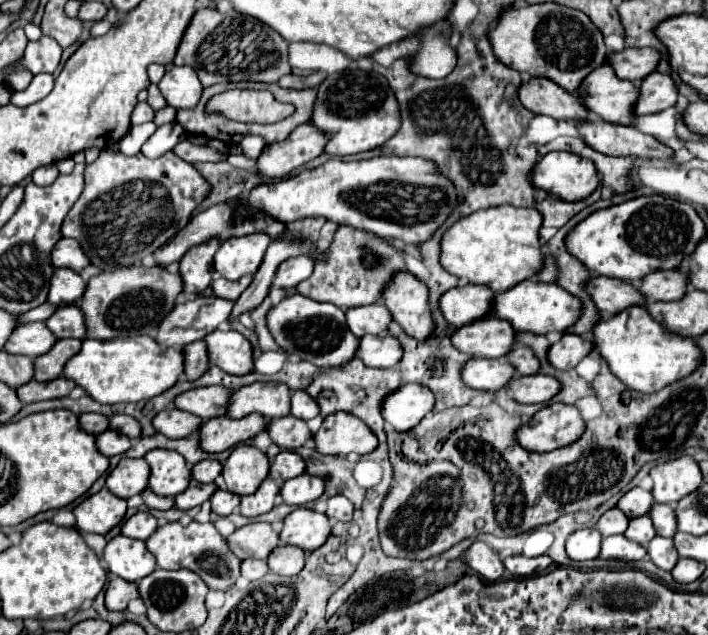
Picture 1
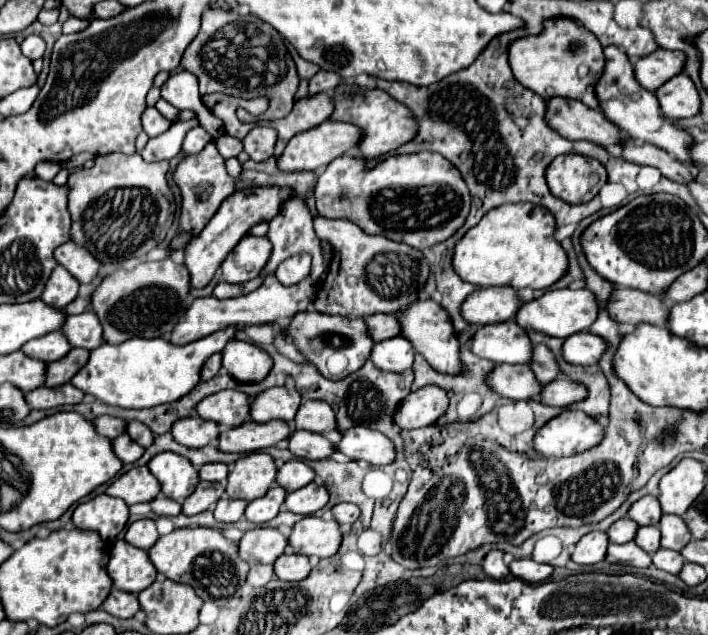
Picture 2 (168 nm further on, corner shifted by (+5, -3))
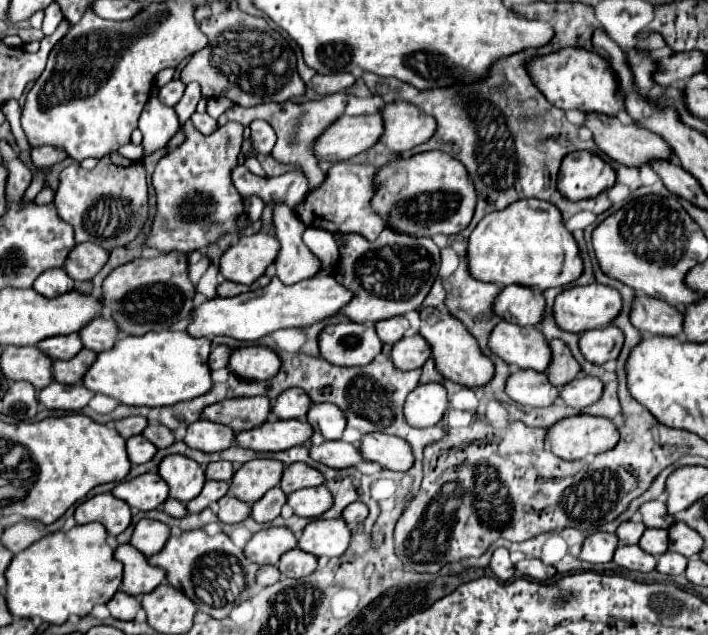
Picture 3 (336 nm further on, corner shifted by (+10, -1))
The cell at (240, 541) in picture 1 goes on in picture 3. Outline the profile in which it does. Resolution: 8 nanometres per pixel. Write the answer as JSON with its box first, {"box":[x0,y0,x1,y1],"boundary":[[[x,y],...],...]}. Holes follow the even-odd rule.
{"box":[244,528,298,566],"boundary":[[[266,528],[252,536],[252,540],[246,544],[244,554],[250,562],[256,562],[260,566],[264,564],[276,566],[280,556],[296,546],[298,540],[288,528]]]}

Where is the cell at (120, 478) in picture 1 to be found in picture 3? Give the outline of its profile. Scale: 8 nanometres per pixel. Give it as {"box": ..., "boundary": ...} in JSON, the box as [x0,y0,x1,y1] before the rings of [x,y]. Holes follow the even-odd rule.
{"box":[112,472,168,512],"boundary":[[[148,472],[148,474],[142,474],[138,478],[118,484],[112,490],[112,494],[128,502],[132,508],[150,512],[168,500],[168,484],[160,478],[158,472]]]}

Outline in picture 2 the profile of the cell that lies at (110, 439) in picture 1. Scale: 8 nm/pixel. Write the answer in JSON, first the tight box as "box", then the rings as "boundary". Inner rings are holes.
{"box":[113,434,143,464],"boundary":[[[121,434],[121,436],[117,436],[115,440],[113,440],[113,452],[117,454],[117,458],[121,460],[121,462],[125,462],[125,464],[131,464],[131,462],[135,462],[141,454],[143,454],[143,446],[137,446],[127,434]]]}

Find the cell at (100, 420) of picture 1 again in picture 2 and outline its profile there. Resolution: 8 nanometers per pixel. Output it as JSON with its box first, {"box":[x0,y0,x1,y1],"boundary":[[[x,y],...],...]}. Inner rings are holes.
{"box":[93,416,125,438],"boundary":[[[99,416],[93,420],[93,426],[97,434],[107,436],[107,438],[115,438],[125,432],[125,420],[113,418],[113,416]]]}

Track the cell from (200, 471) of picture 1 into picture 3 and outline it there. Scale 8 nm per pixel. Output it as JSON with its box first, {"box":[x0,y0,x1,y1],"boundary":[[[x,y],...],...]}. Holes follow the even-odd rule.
{"box":[206,462,234,482],"boundary":[[[210,462],[206,468],[208,480],[224,480],[228,482],[234,476],[234,464],[232,462]]]}

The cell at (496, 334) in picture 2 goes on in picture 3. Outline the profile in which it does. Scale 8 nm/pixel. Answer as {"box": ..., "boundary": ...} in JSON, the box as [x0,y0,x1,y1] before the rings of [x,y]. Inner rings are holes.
{"box":[490,322,552,372],"boundary":[[[500,322],[490,336],[490,348],[514,368],[530,368],[546,372],[552,360],[552,350],[540,326],[518,326]]]}

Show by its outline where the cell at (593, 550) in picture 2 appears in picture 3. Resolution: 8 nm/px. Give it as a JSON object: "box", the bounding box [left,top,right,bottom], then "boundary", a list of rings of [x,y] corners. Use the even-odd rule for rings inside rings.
{"box":[578,532,618,564],"boundary":[[[594,532],[584,540],[584,546],[578,554],[580,560],[600,564],[600,562],[612,562],[614,550],[618,548],[618,536],[608,532]]]}

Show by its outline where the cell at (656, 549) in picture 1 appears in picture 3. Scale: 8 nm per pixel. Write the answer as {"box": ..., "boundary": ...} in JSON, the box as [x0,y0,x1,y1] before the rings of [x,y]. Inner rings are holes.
{"box":[656,552,688,574],"boundary":[[[664,552],[658,556],[656,570],[662,574],[682,574],[686,570],[688,560],[684,556],[676,556],[676,552]]]}

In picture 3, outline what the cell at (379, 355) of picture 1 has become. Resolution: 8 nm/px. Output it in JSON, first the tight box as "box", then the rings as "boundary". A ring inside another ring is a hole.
{"box":[392,310,432,370],"boundary":[[[417,310],[410,311],[406,314],[410,323],[410,328],[406,331],[406,336],[394,344],[392,348],[392,362],[400,370],[414,370],[422,368],[424,362],[430,358],[432,350],[430,344],[420,336],[420,316]]]}

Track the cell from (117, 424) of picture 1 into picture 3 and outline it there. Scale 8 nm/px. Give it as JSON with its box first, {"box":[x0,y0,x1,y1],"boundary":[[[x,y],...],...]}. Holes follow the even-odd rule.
{"box":[144,424,176,448],"boundary":[[[150,424],[144,430],[144,436],[148,440],[152,440],[152,444],[156,444],[156,448],[168,448],[168,446],[172,446],[176,442],[174,432],[168,430],[166,426],[160,426],[160,424]]]}

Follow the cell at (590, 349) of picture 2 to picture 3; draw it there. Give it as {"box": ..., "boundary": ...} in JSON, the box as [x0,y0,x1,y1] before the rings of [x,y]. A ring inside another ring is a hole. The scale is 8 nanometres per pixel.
{"box":[580,326,624,364],"boundary":[[[606,326],[600,330],[588,330],[580,338],[580,352],[586,360],[594,364],[604,364],[616,360],[624,346],[624,332],[616,326]]]}

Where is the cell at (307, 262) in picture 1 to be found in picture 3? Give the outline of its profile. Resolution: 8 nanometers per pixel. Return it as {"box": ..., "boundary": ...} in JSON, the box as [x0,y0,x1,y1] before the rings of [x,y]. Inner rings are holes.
{"box":[272,204,322,284],"boundary":[[[286,204],[274,206],[272,214],[276,238],[282,244],[280,254],[274,262],[276,276],[284,284],[296,284],[300,280],[312,278],[322,268],[322,262],[308,250],[308,246],[302,244],[302,232],[306,230],[306,226]]]}

